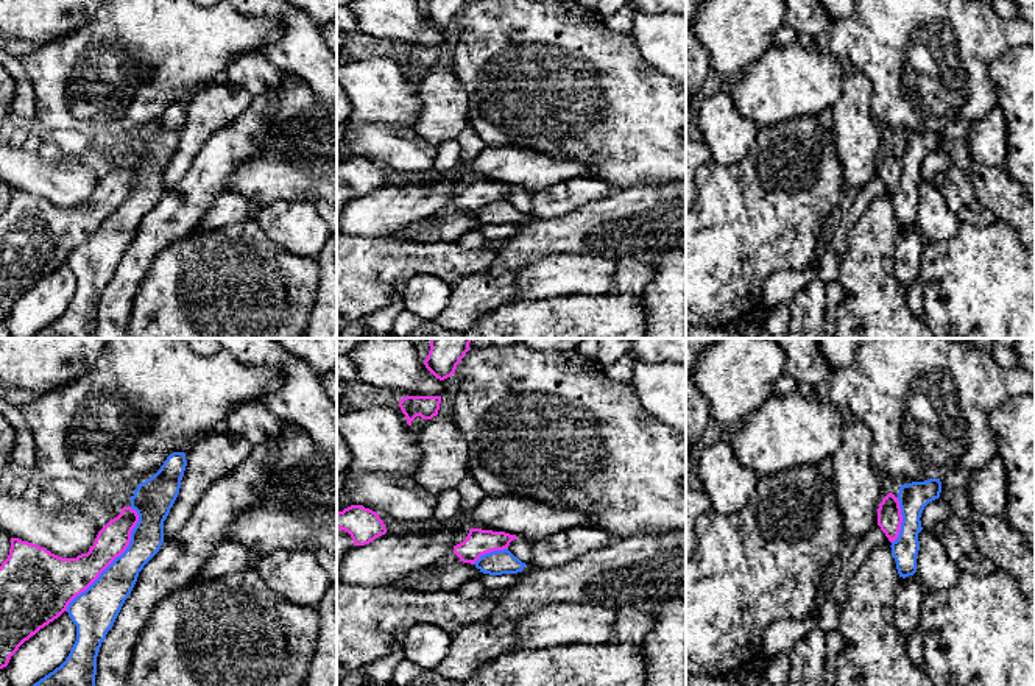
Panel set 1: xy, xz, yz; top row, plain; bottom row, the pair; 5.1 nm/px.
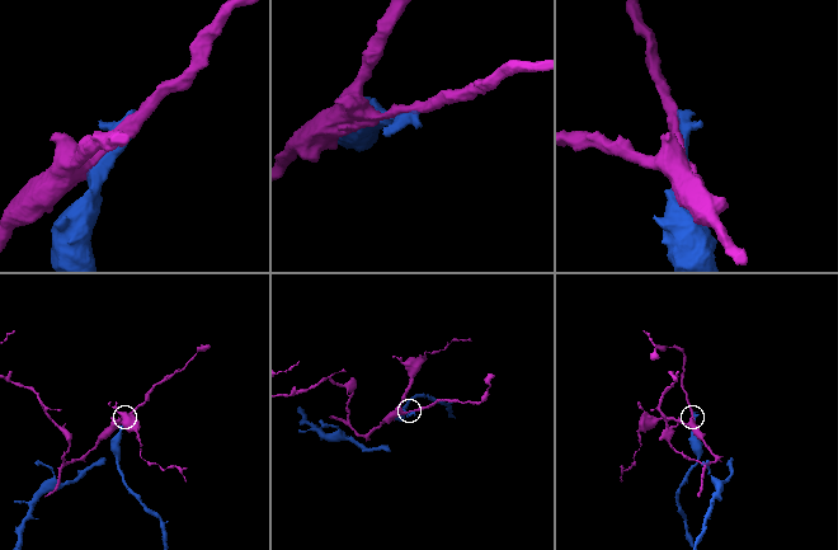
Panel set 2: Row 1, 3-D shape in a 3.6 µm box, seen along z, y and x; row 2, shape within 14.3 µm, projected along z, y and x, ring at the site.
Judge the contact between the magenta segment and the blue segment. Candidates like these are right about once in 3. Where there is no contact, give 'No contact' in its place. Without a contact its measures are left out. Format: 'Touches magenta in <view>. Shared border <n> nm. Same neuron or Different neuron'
Touches magenta in xy. Shared border 650 nm. Different neuron

